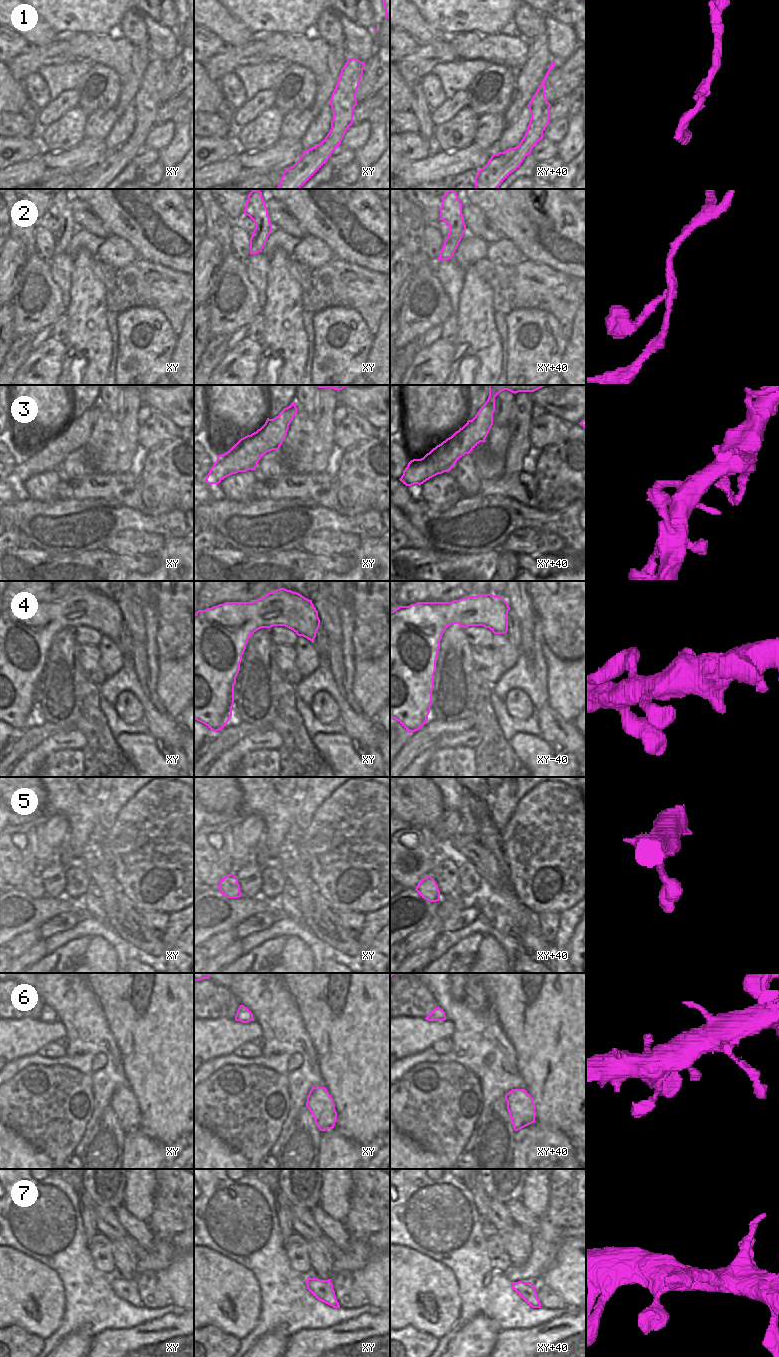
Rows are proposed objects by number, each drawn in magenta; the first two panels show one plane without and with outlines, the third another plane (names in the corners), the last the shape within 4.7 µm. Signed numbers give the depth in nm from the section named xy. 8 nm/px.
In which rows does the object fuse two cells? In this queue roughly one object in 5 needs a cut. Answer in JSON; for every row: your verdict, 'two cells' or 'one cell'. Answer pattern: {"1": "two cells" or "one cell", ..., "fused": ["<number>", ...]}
{"1": "one cell", "2": "one cell", "3": "two cells", "4": "one cell", "5": "one cell", "6": "one cell", "7": "one cell", "fused": ["3"]}

